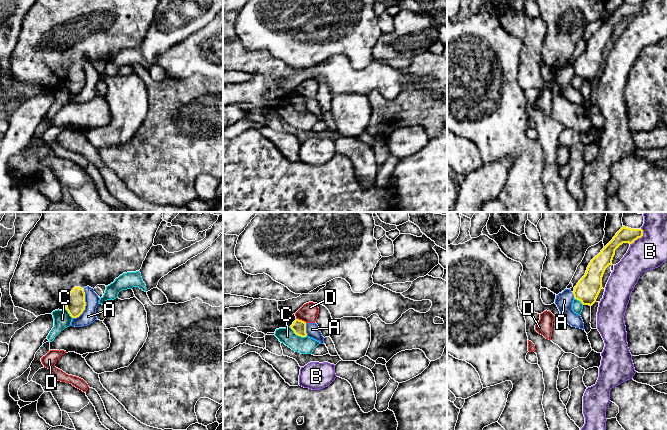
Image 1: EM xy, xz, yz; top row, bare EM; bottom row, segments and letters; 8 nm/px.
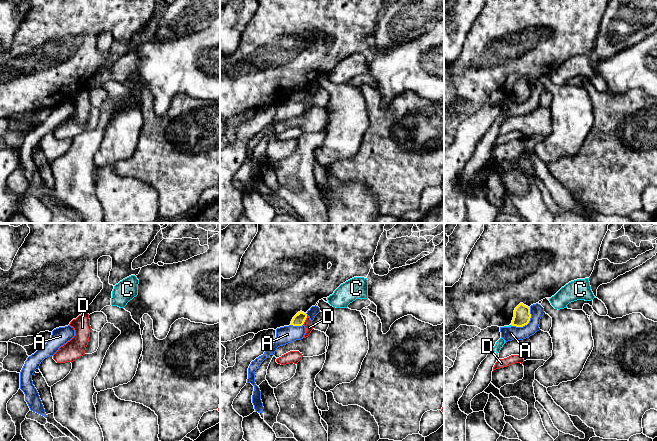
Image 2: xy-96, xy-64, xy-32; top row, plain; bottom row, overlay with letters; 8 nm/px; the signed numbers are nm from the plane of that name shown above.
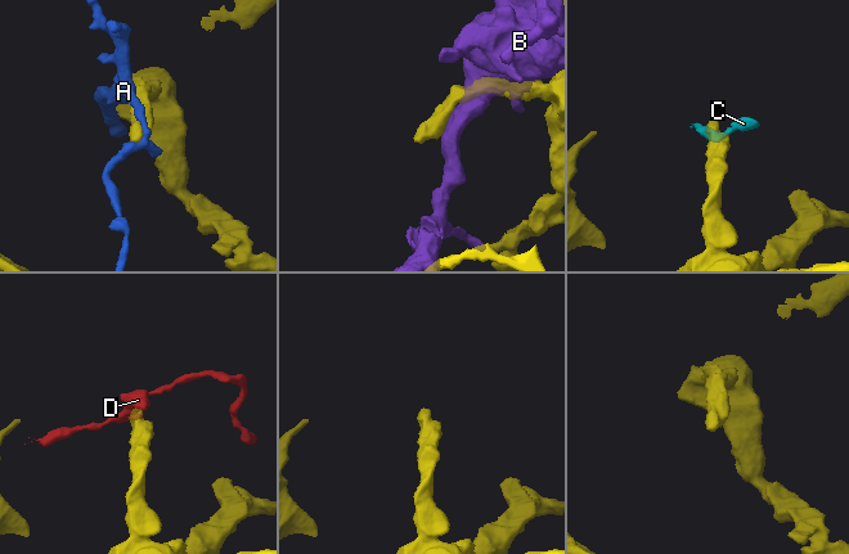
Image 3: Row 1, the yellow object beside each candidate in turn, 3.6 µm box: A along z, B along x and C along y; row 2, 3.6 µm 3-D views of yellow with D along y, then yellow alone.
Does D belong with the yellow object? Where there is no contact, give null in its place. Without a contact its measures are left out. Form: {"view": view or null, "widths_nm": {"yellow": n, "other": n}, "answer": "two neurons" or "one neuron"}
{"view": "xz", "widths_nm": {"yellow": 110, "other": 150}, "answer": "two neurons"}

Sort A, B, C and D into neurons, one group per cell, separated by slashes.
A / B / C / D

